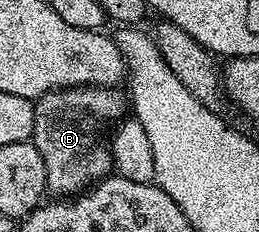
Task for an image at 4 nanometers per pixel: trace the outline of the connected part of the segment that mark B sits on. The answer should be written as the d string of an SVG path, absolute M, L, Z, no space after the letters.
M68 86L42 94L35 102L33 141L45 160L45 180L52 195L78 195L112 173L111 151L105 139L113 124L124 117L125 98L119 92L110 86Z

